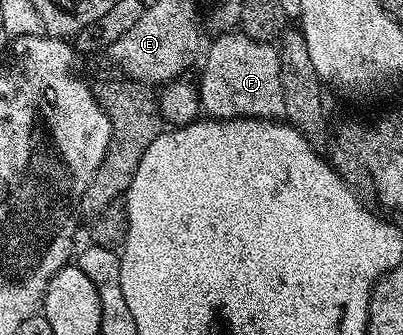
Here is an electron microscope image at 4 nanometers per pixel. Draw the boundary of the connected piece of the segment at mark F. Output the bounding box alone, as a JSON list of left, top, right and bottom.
[199,34,285,120]

